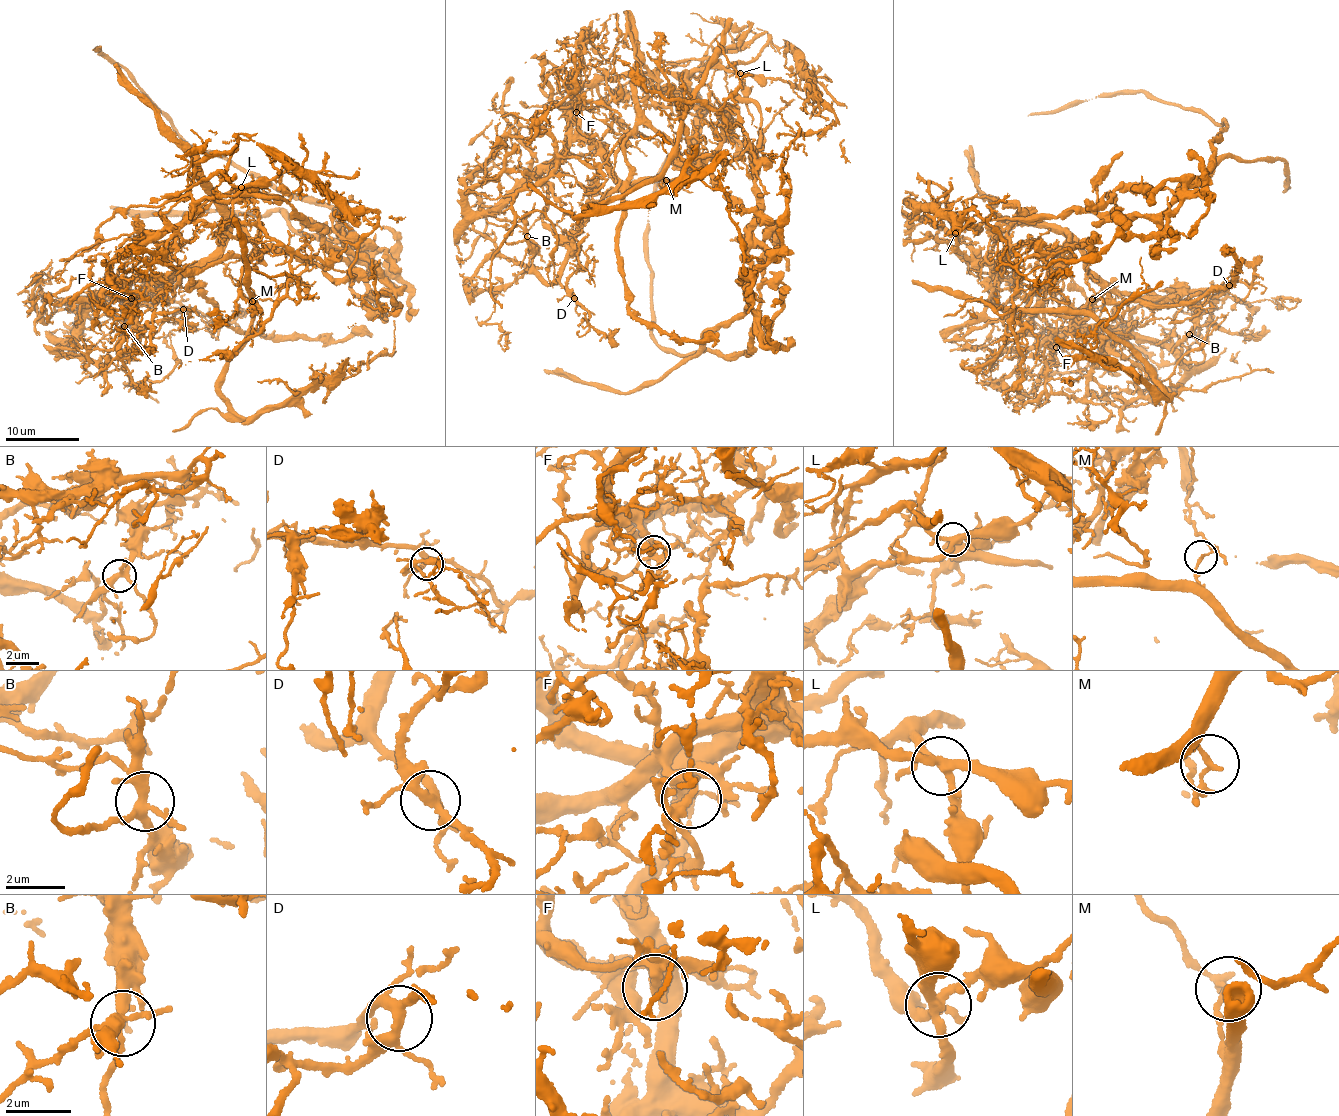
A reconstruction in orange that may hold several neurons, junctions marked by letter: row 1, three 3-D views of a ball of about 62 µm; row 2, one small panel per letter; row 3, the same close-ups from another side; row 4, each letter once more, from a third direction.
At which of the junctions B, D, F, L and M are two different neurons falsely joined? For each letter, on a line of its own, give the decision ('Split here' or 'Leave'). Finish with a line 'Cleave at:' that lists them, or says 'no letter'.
B: Leave
D: Leave
F: Split here
L: Split here
M: Split here
Cleave at: F, L, M

